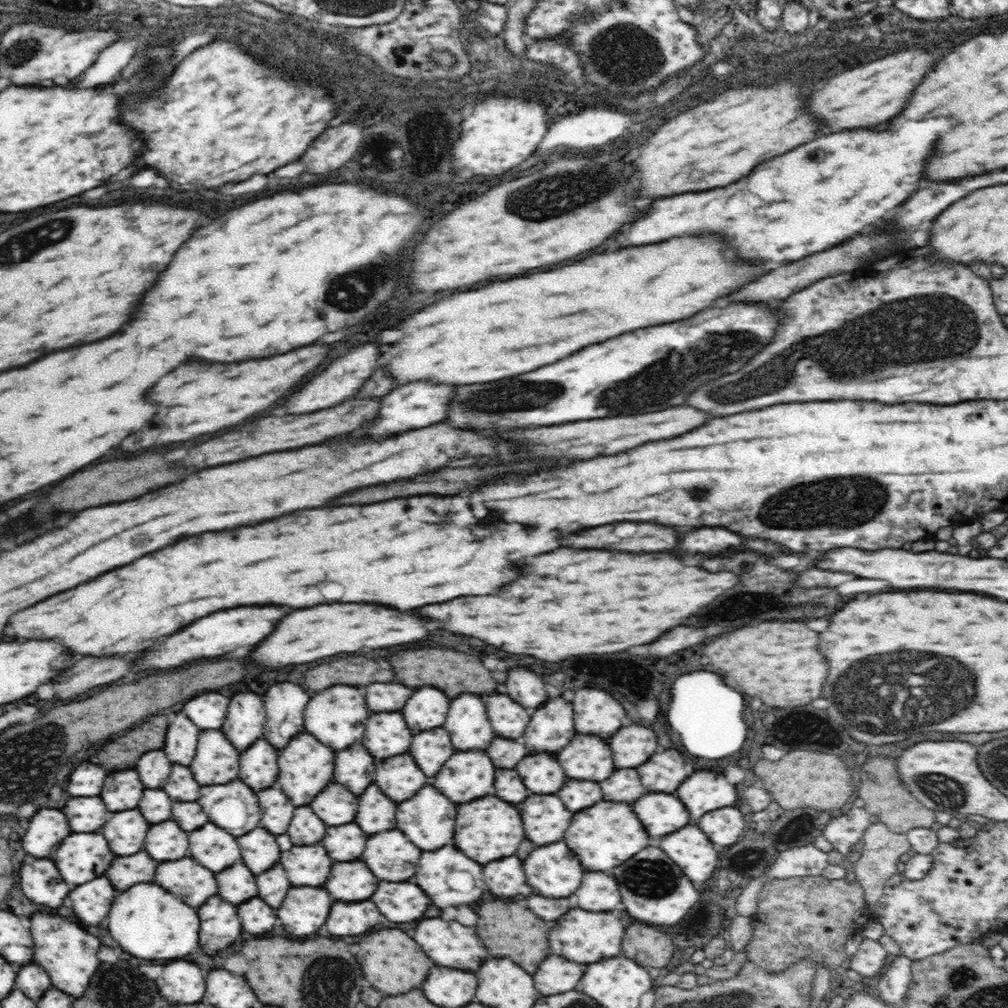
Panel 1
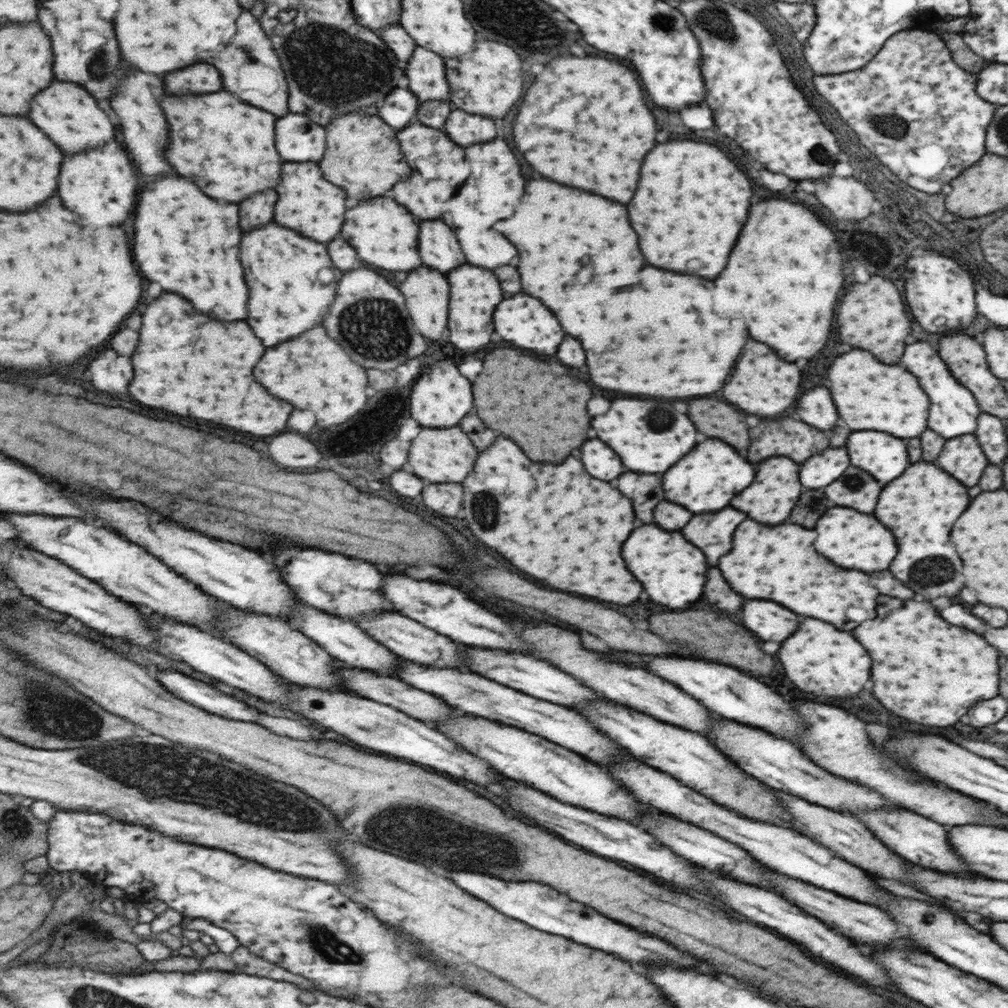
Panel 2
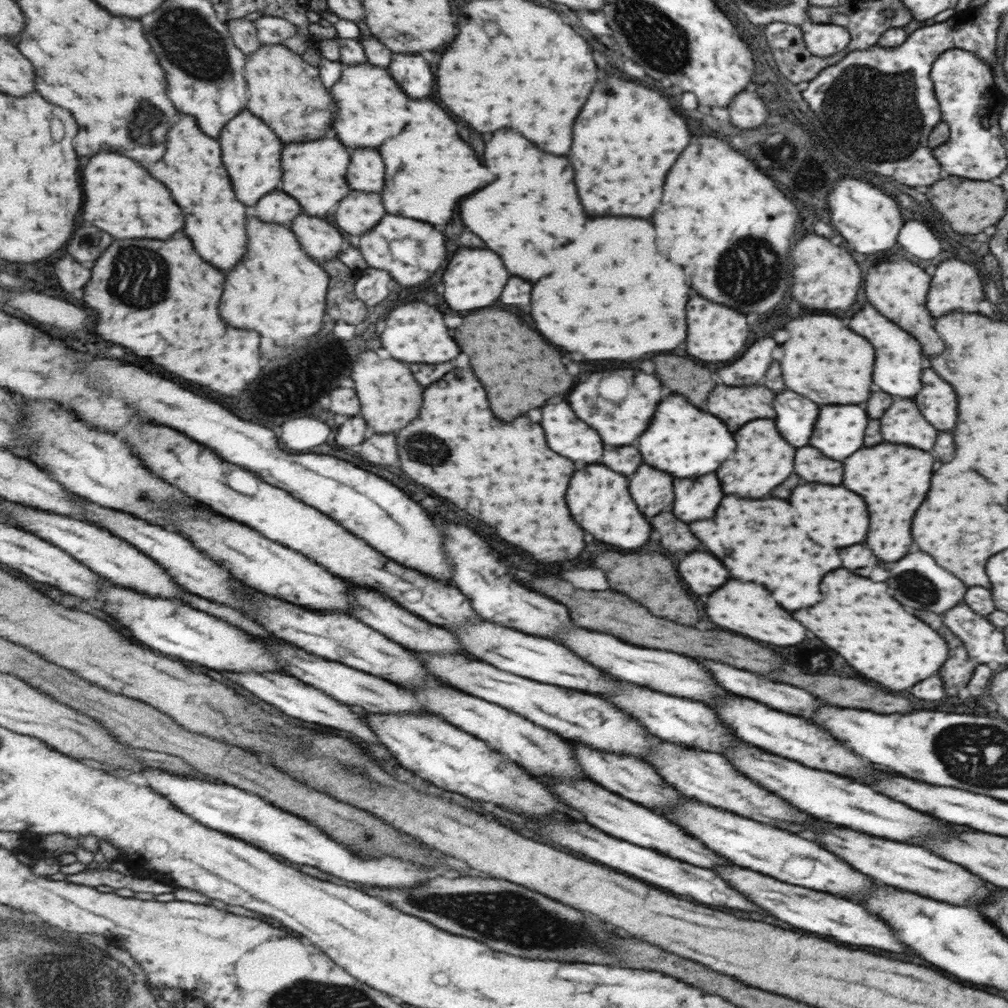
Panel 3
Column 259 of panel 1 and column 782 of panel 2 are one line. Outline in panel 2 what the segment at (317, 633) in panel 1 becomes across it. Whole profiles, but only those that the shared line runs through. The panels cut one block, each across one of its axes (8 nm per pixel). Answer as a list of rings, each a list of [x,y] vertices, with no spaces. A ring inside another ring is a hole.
[[[803,618],[799,632],[781,644],[777,658],[793,684],[815,696],[855,696],[869,680],[871,660],[863,646],[849,632],[835,630],[831,624],[821,620]]]

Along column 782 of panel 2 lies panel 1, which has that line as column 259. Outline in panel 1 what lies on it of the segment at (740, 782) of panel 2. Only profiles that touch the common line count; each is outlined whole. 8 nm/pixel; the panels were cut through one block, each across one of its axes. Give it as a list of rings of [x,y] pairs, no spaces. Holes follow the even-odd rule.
[[[240,780],[226,782],[222,786],[202,788],[198,802],[208,818],[216,826],[228,828],[232,836],[242,836],[244,832],[250,832],[262,820],[256,794]]]

